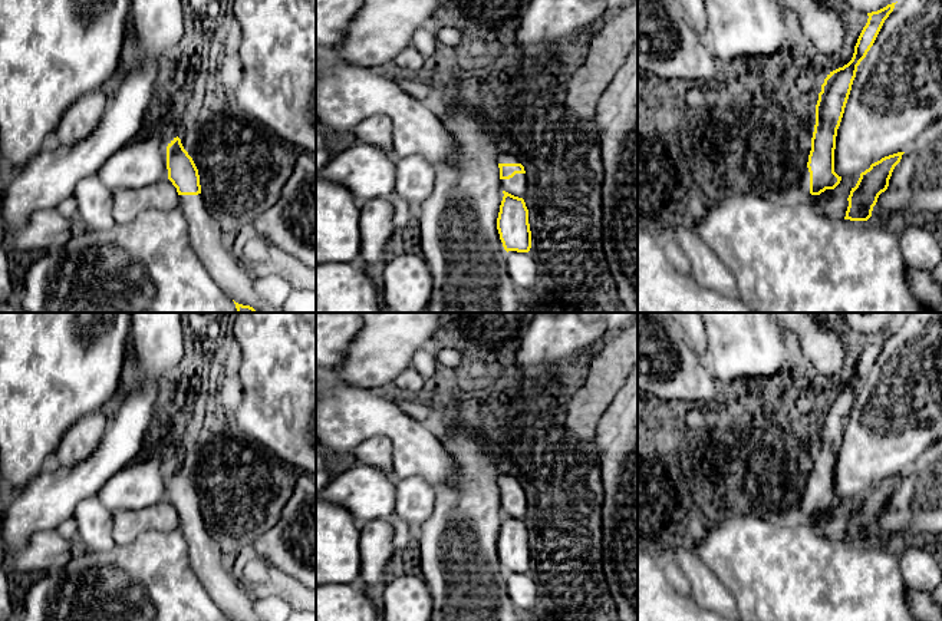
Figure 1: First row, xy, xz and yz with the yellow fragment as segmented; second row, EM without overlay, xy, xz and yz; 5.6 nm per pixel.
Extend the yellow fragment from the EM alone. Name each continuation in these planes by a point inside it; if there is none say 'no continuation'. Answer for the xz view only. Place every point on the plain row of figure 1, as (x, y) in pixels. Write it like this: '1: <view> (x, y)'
1: xz (516, 506)

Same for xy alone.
1: xy (224, 588)

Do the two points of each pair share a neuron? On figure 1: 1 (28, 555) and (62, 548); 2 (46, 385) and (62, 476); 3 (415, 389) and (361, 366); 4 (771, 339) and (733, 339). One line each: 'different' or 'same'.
1: same
2: different
3: different
4: same

